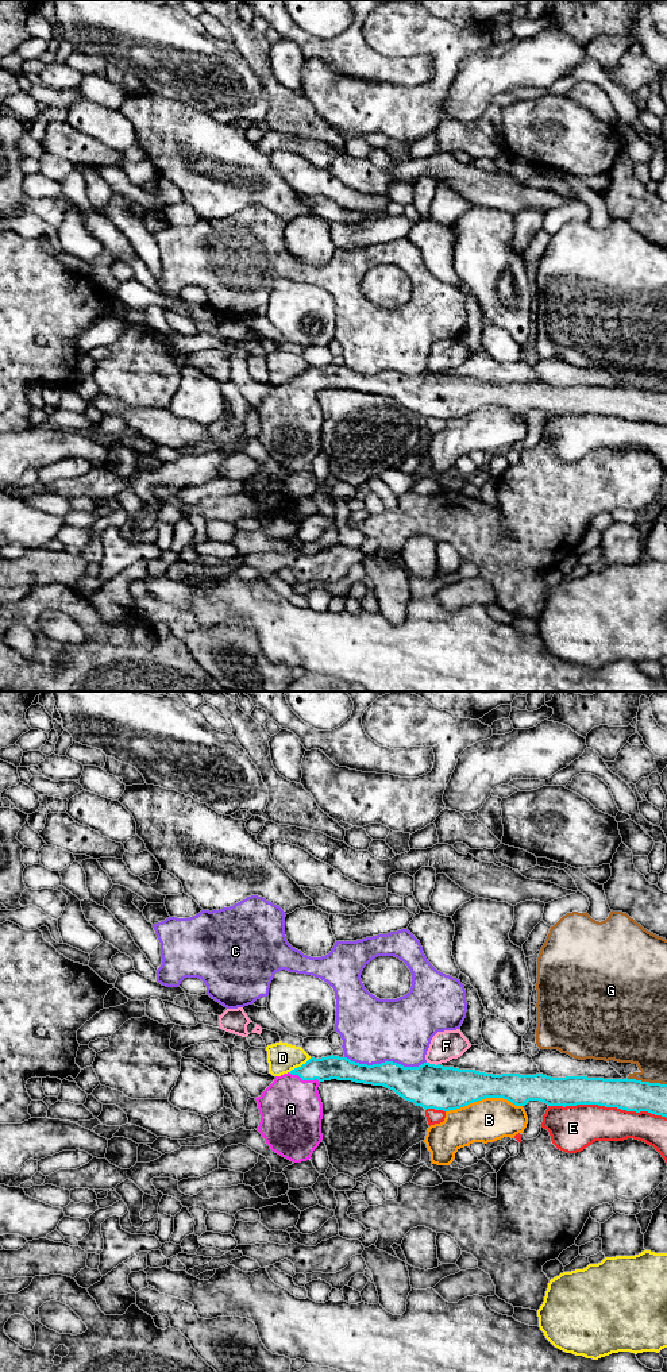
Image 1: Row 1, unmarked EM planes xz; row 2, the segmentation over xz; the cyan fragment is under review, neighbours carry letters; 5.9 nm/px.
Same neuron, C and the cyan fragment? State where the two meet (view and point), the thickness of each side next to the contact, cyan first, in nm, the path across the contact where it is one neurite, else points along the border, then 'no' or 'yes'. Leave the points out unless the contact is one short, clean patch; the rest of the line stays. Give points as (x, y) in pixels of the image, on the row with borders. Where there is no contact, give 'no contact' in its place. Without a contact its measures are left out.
xz (385, 1062) | 220/380 nm | along xz (343, 1056), (367, 1064), (425, 1063) | no

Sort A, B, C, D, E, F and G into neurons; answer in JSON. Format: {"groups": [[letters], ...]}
{"groups": [["A"], ["B"], ["C"], ["D"], ["E"], ["F"], ["G"]]}

